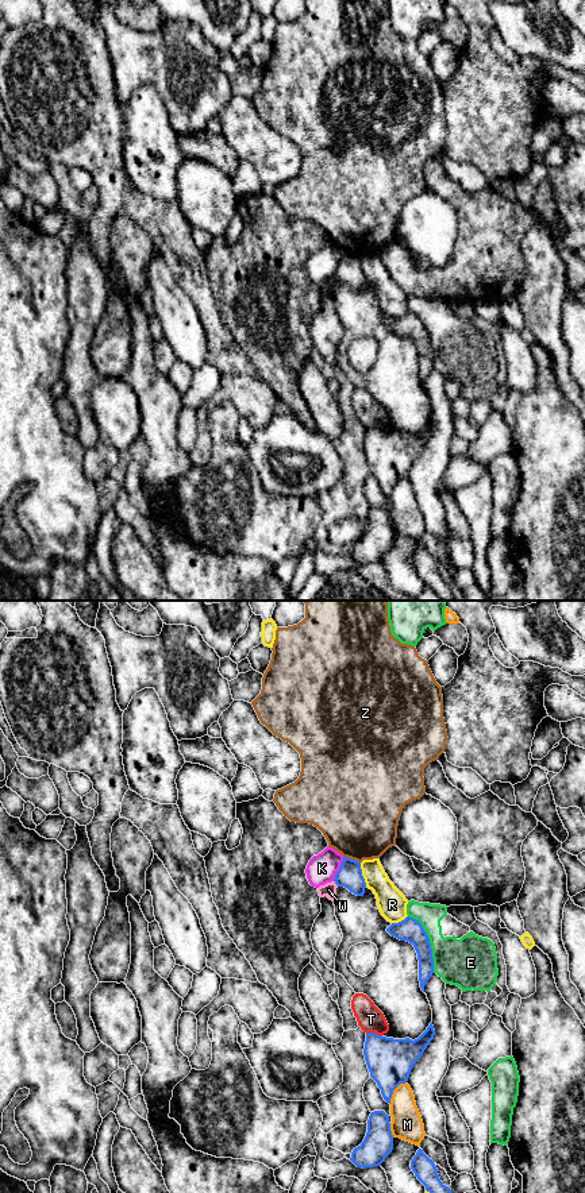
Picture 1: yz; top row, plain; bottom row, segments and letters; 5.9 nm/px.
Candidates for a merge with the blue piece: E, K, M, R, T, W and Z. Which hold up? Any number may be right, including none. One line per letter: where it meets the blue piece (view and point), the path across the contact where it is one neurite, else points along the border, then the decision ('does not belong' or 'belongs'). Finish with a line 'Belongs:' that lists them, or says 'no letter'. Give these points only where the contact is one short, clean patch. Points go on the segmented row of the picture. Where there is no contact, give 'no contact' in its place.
E: yz (428, 942) | does not belong
K: yz (339, 869) | along yz (343, 857), (333, 880) | does not belong
M: yz (393, 1089) | does not belong
R: yz (361, 875) | does not belong
T: yz (374, 1033) | does not belong
W: yz (335, 883) | along yz (334, 880), (338, 885) | does not belong
Z: yz (351, 860) | does not belong
Belongs: no letter

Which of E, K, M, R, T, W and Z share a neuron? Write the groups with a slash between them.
E / K / M / R / T / W / Z

